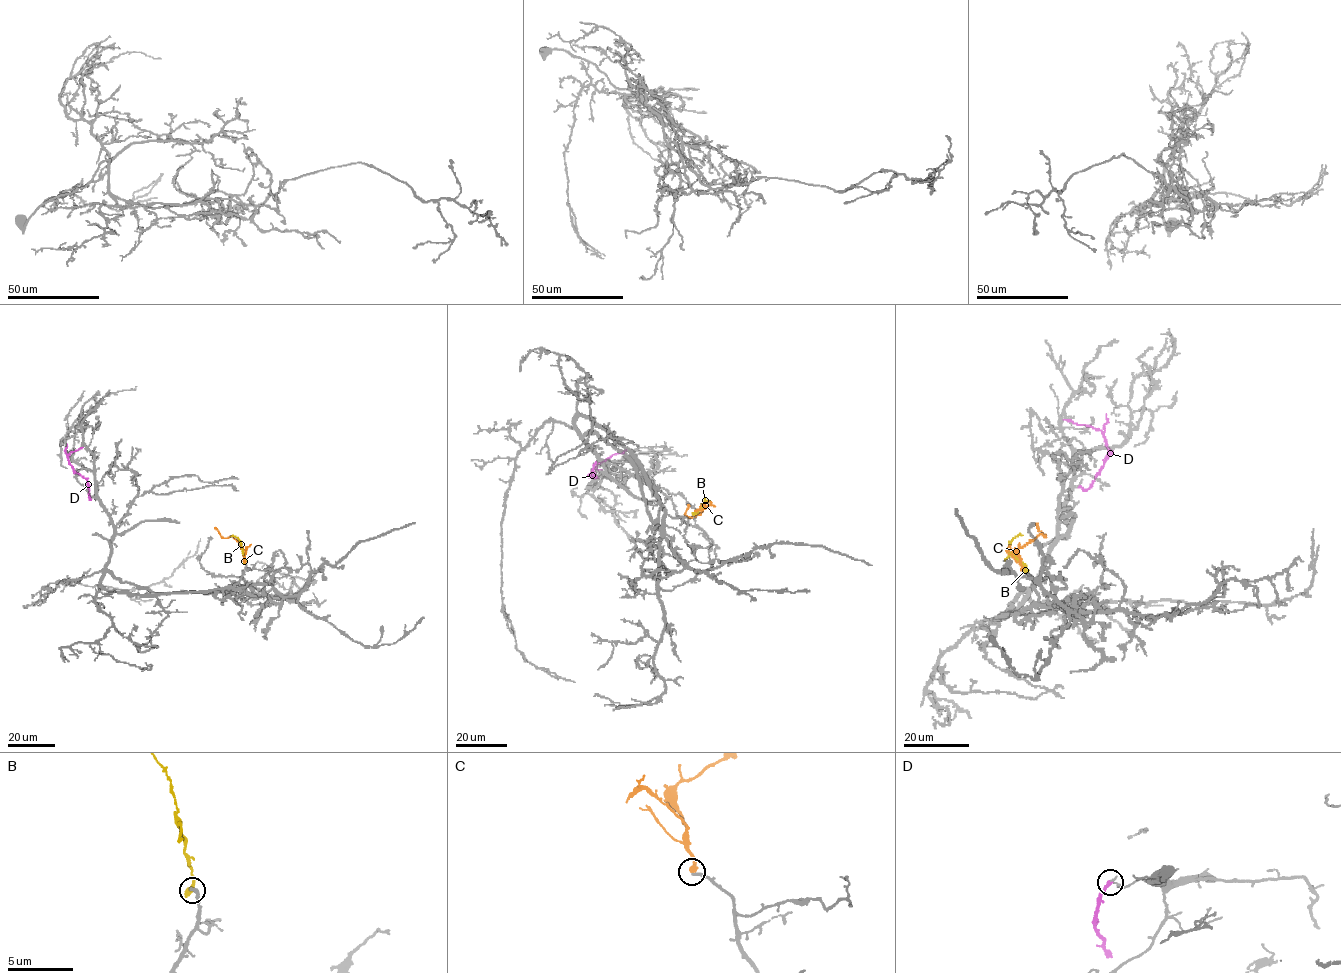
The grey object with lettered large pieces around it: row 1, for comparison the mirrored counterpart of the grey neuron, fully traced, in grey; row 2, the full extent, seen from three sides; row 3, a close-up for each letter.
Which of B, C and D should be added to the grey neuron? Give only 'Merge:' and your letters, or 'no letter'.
Merge: C

